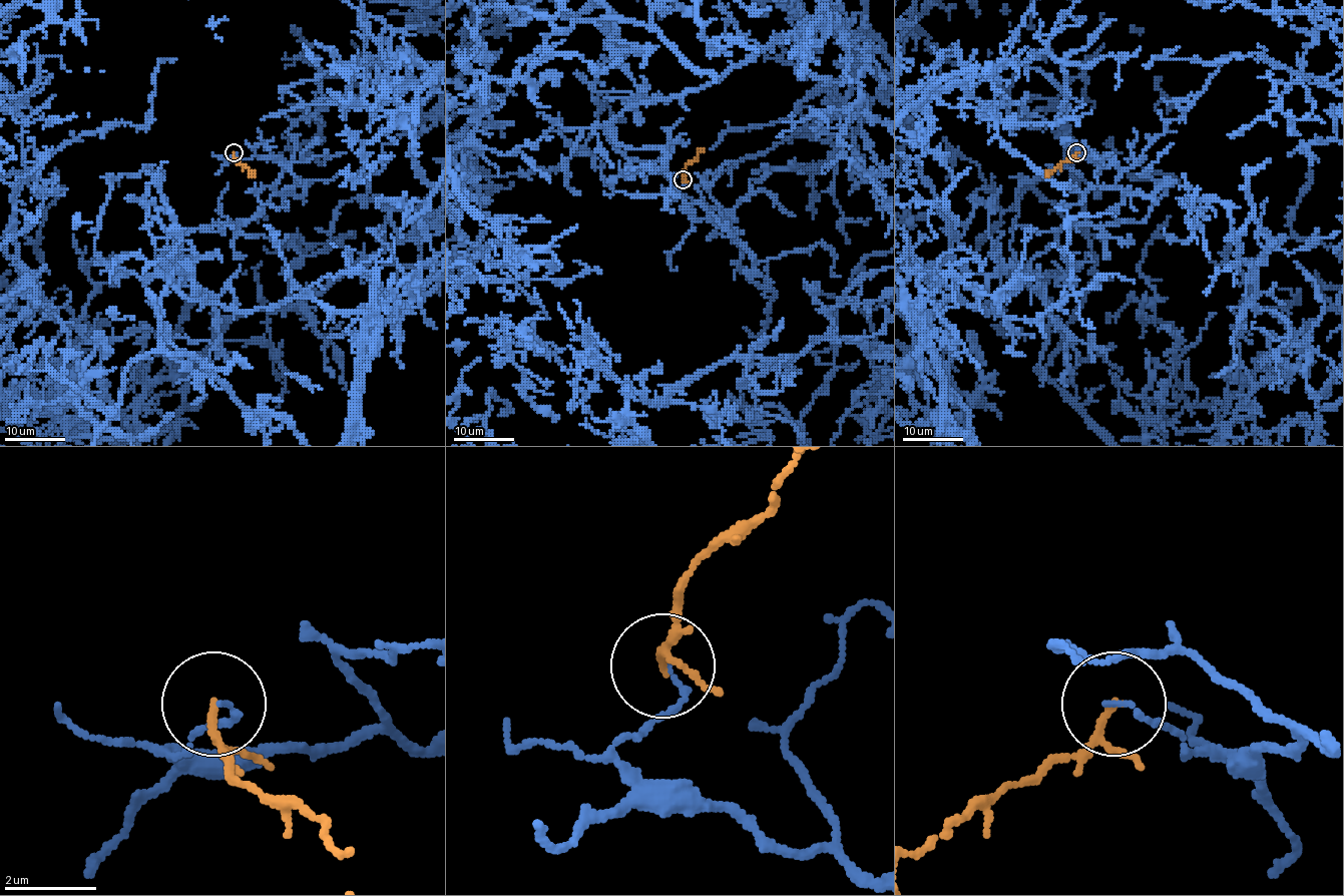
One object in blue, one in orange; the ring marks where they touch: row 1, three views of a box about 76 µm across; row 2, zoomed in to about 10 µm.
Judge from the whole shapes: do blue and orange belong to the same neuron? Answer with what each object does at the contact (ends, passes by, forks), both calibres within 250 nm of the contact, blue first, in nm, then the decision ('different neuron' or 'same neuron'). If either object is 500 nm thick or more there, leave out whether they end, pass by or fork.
blue ends; orange passes by; calibres 120 and 120 nm; different neuron

